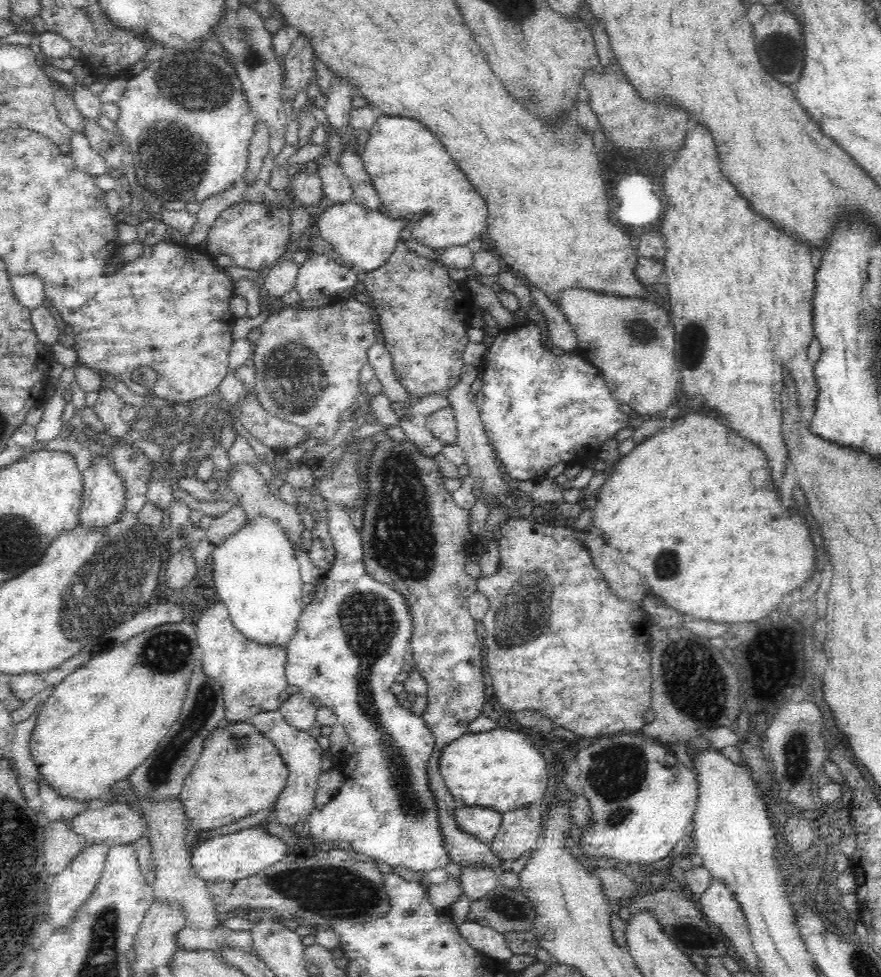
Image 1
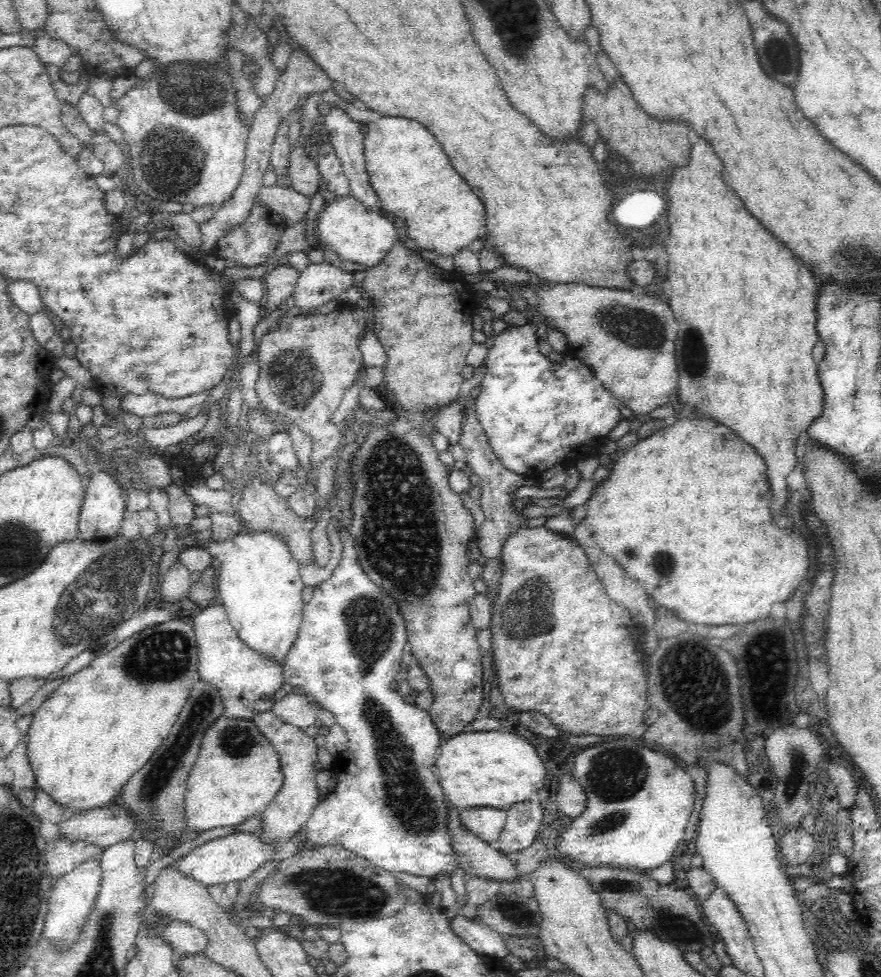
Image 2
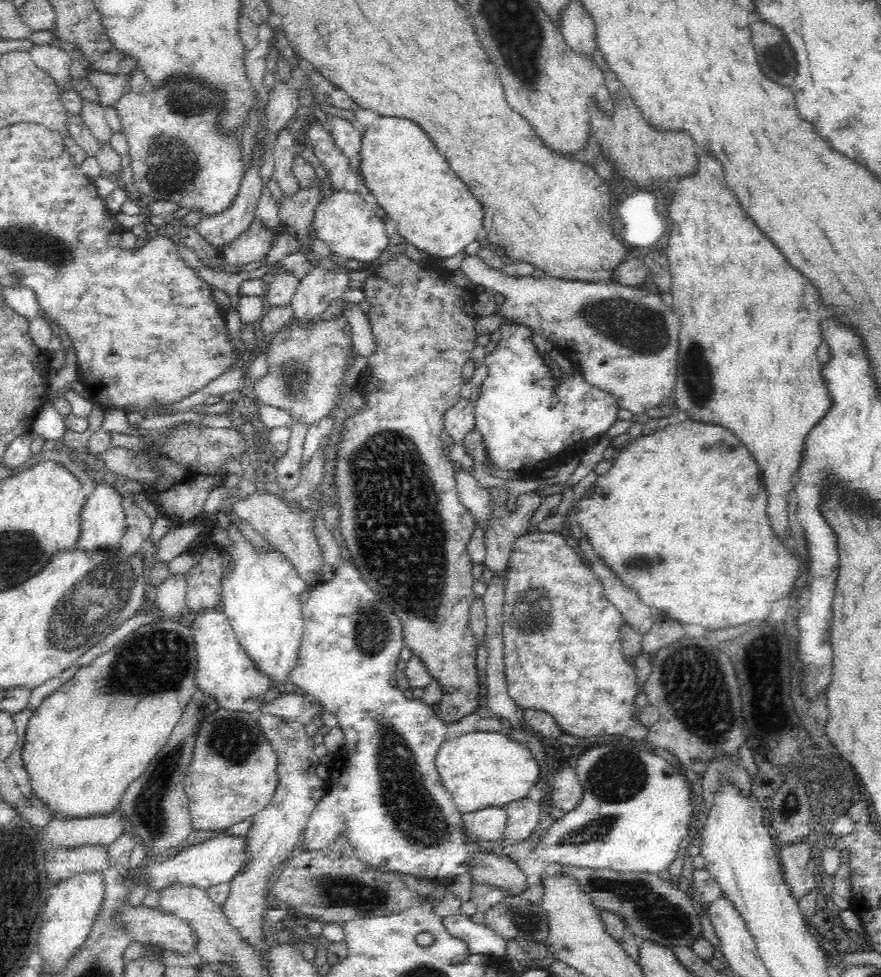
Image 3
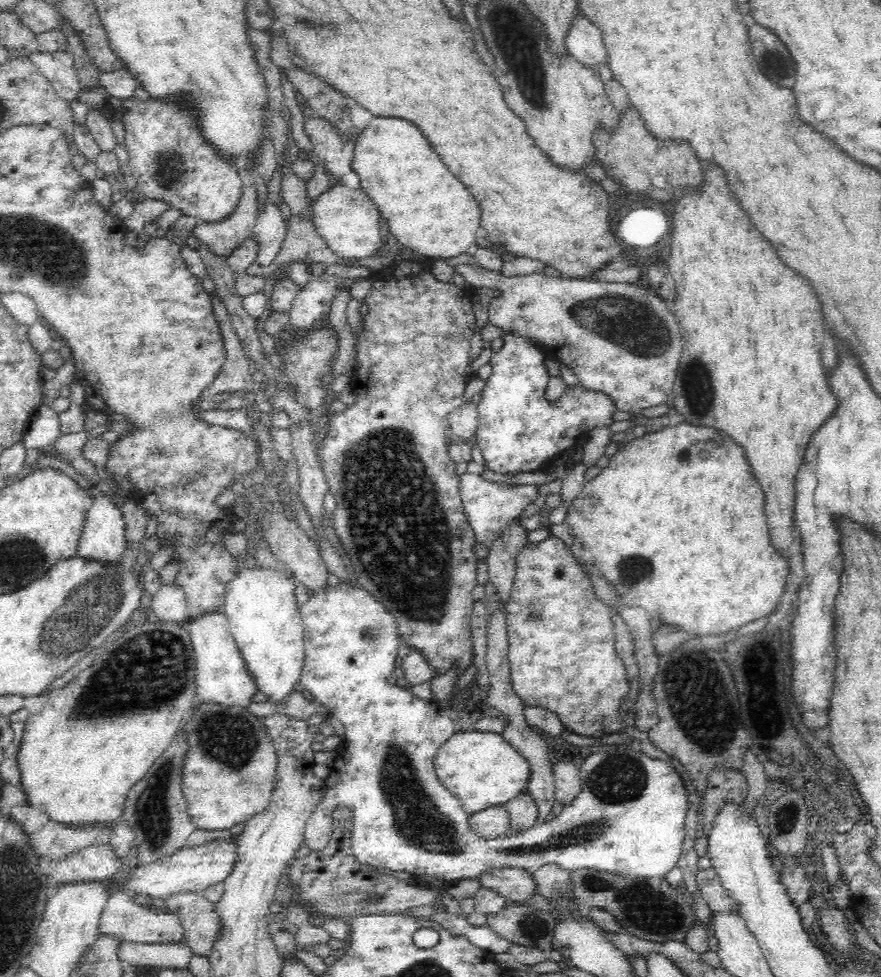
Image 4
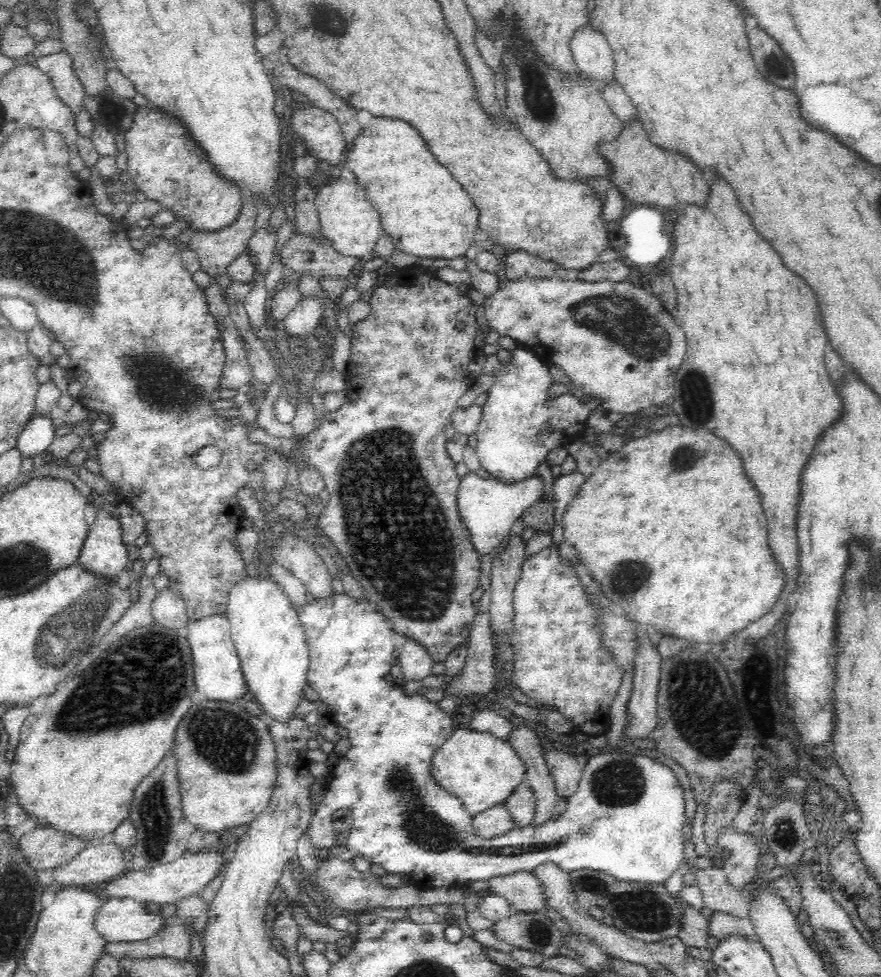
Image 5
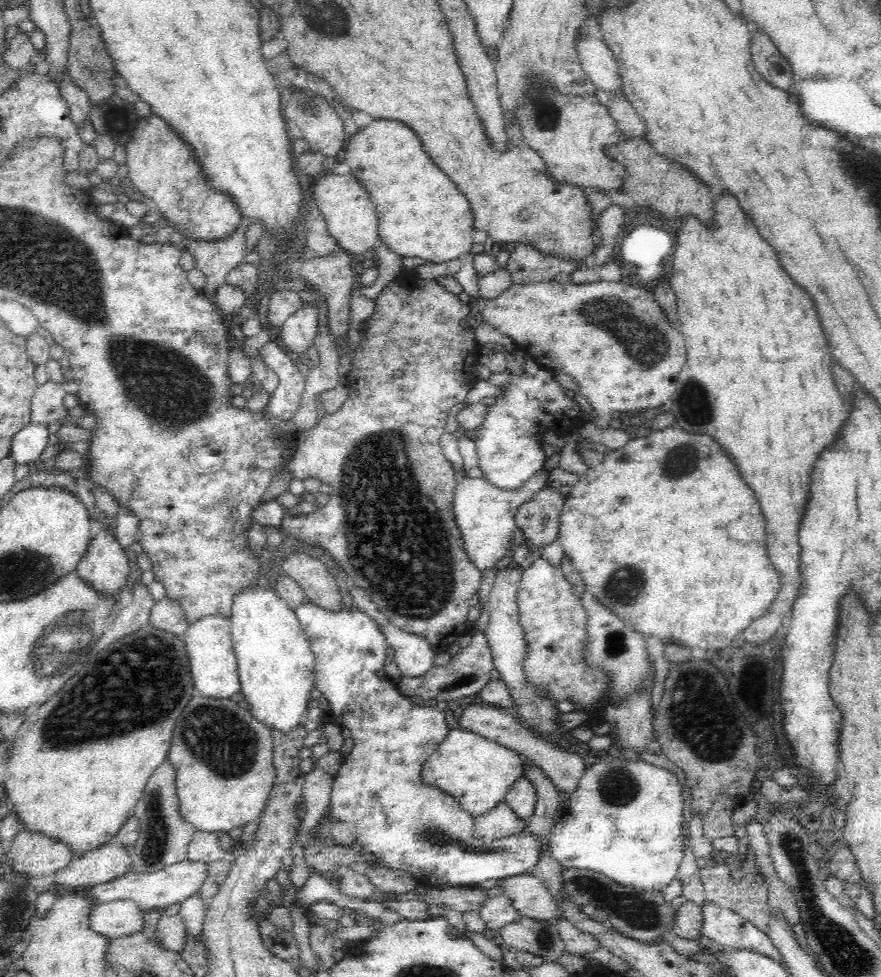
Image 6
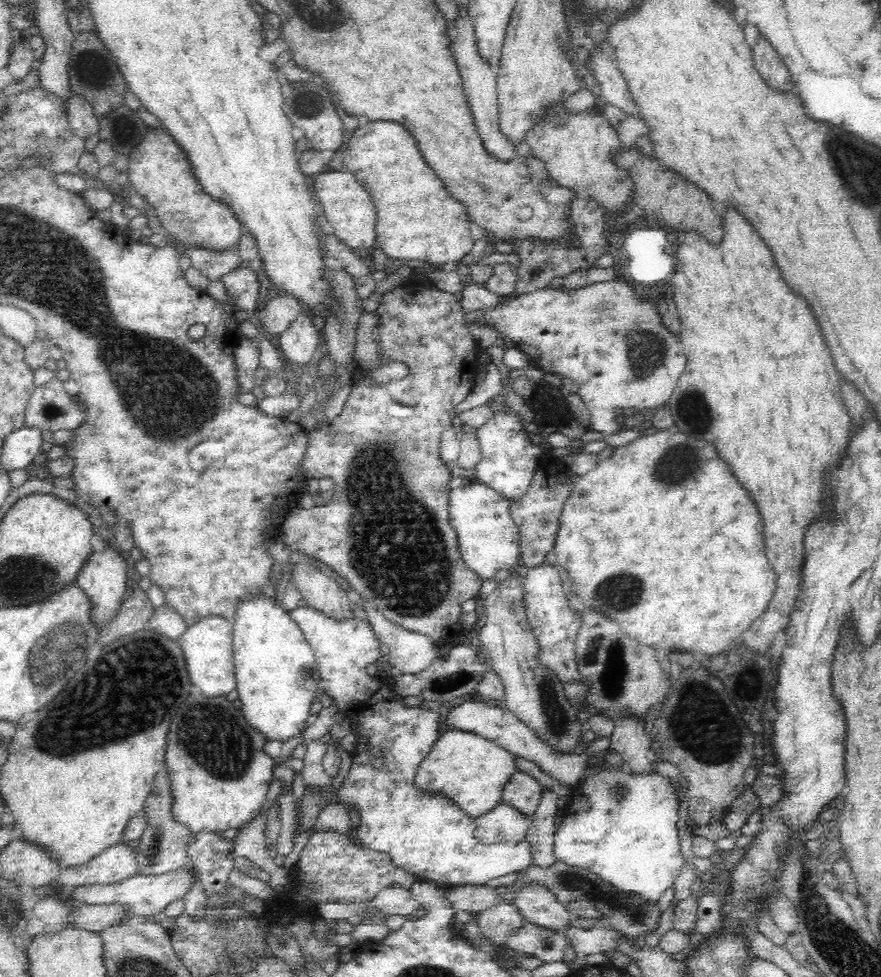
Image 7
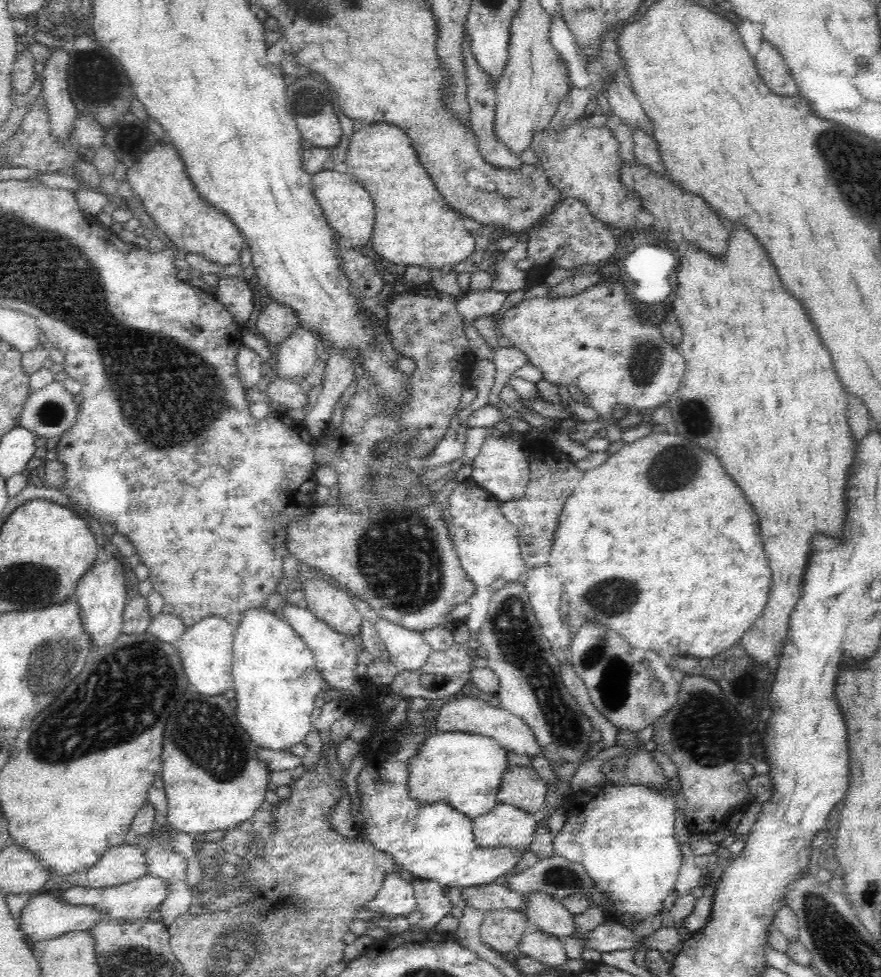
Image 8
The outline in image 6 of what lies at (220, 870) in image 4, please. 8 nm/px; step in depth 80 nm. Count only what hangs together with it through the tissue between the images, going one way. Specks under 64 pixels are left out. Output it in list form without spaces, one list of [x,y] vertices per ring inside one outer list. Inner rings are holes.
[[[186,857],[180,862],[176,862],[176,864],[166,866],[162,870],[156,870],[156,872],[148,872],[148,874],[129,872],[110,882],[94,885],[90,887],[86,896],[90,896],[94,902],[98,903],[130,899],[138,903],[138,906],[144,912],[152,909],[163,910],[171,904],[184,902],[184,900],[188,900],[190,896],[194,896],[196,892],[199,892],[204,880],[208,879],[210,870],[211,864],[204,861],[204,859],[194,859],[192,861],[192,859]]]

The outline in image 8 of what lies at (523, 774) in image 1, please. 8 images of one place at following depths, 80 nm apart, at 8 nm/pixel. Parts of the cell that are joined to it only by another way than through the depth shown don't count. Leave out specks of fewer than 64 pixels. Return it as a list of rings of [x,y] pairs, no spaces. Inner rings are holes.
[[[440,732],[425,743],[411,763],[408,789],[419,802],[444,800],[472,819],[487,814],[497,803],[500,785],[508,771],[508,752],[492,738],[468,732]]]

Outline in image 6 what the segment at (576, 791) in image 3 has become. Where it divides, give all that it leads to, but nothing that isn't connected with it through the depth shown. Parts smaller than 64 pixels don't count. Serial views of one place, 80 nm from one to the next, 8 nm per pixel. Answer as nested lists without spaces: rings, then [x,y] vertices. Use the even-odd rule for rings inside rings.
[[[470,705],[460,714],[458,725],[460,729],[484,736],[487,740],[496,742],[505,748],[510,748],[520,754],[522,758],[528,758],[534,764],[538,764],[540,769],[544,770],[547,778],[555,784],[558,793],[564,792],[564,794],[571,794],[575,792],[580,778],[584,776],[584,772],[587,769],[584,760],[577,754],[570,753],[560,748],[557,744],[545,742],[530,730],[526,730],[519,723],[512,711],[506,711],[488,705]]]

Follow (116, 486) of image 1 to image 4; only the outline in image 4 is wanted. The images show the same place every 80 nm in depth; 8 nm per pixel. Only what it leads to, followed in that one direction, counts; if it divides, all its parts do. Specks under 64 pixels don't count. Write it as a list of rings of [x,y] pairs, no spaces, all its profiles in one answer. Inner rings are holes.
[[[94,491],[91,496],[92,506],[84,513],[77,554],[104,562],[120,561],[128,544],[120,505],[116,505],[111,492],[102,494],[101,491]]]

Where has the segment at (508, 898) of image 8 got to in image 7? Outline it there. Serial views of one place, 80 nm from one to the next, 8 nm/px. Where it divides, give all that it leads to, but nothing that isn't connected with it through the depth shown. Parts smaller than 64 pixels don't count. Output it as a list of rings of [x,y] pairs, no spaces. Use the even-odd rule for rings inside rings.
[[[456,886],[446,888],[444,900],[449,902],[452,910],[479,913],[486,907],[495,905],[502,896],[495,892],[495,888],[483,886]]]

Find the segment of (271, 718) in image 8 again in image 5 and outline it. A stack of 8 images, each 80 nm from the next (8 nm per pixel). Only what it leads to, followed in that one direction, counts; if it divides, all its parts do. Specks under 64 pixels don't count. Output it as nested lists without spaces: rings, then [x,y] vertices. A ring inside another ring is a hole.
[[[244,577],[229,590],[226,614],[232,626],[231,634],[240,657],[248,691],[264,709],[265,719],[287,721],[293,716],[299,696],[306,688],[309,650],[305,630],[296,609],[284,588],[272,578]]]

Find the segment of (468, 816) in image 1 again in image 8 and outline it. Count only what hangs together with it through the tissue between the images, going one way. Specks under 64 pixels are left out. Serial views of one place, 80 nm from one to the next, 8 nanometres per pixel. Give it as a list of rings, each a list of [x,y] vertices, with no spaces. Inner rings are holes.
[[[497,803],[487,814],[472,819],[473,837],[482,847],[528,850],[538,818],[516,806]]]

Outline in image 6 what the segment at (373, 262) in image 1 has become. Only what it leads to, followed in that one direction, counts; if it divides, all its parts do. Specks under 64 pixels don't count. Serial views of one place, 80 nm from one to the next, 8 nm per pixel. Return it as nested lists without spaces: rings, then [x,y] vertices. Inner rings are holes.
[[[350,172],[345,175],[327,173],[318,178],[313,192],[314,204],[323,214],[325,228],[345,254],[362,254],[374,249],[378,243],[378,215],[372,206],[369,193]]]

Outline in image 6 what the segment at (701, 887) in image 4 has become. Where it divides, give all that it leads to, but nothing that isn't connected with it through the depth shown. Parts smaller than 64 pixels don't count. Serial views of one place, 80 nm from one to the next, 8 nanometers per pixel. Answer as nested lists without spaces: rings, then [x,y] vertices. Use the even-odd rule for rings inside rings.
[[[752,859],[748,872],[744,875],[744,878],[738,880],[732,879],[730,868],[725,865],[702,868],[700,875],[700,881],[702,881],[702,887],[704,887],[705,900],[711,902],[714,906],[726,908],[739,914],[742,918],[754,923],[763,932],[767,916],[769,915],[767,897],[769,886],[766,884],[759,864],[755,864]]]

